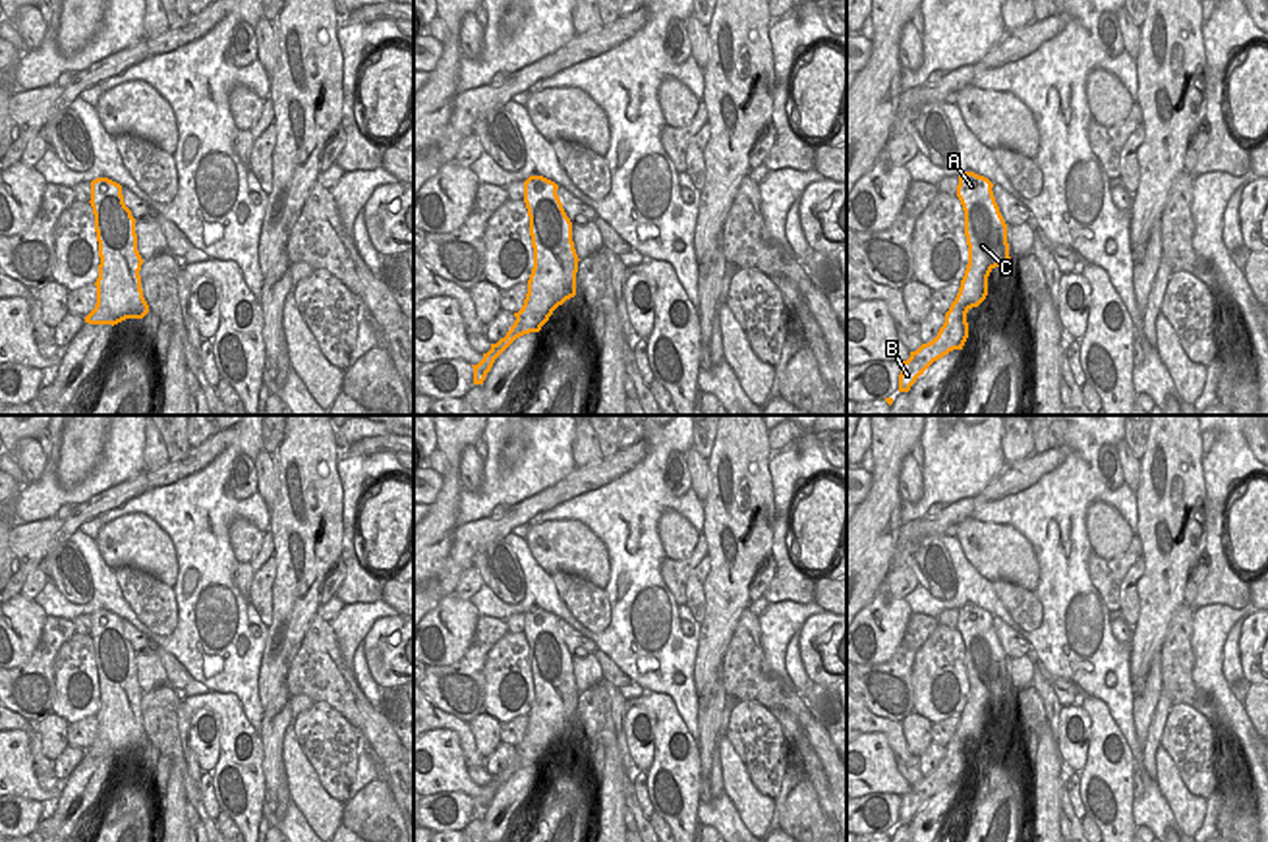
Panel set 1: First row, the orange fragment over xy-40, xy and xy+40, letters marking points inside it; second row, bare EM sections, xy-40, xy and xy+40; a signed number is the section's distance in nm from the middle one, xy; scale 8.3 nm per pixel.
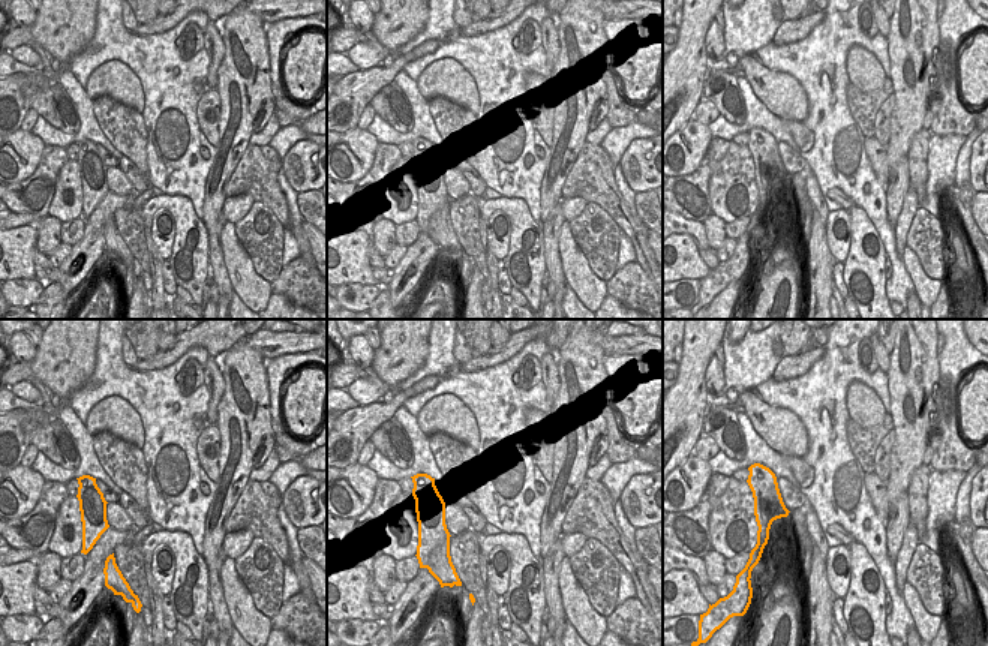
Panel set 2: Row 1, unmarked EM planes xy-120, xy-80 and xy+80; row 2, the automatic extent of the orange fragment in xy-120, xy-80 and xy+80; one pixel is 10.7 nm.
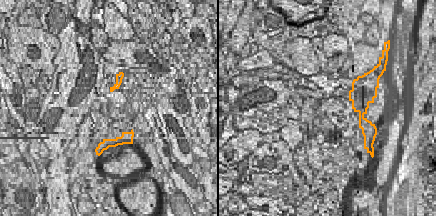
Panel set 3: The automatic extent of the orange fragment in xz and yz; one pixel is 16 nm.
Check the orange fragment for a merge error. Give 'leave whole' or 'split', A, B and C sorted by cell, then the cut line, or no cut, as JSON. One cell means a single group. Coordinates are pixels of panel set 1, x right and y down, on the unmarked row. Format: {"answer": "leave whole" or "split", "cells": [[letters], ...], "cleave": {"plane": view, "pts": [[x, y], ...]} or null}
{"answer": "leave whole", "cells": [["A", "B", "C"]], "cleave": null}

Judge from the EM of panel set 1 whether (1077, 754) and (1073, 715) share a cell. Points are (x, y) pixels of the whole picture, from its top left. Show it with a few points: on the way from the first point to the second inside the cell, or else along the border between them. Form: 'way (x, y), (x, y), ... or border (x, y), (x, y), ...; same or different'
way (1073, 744), (1066, 732), (1066, 723); same

